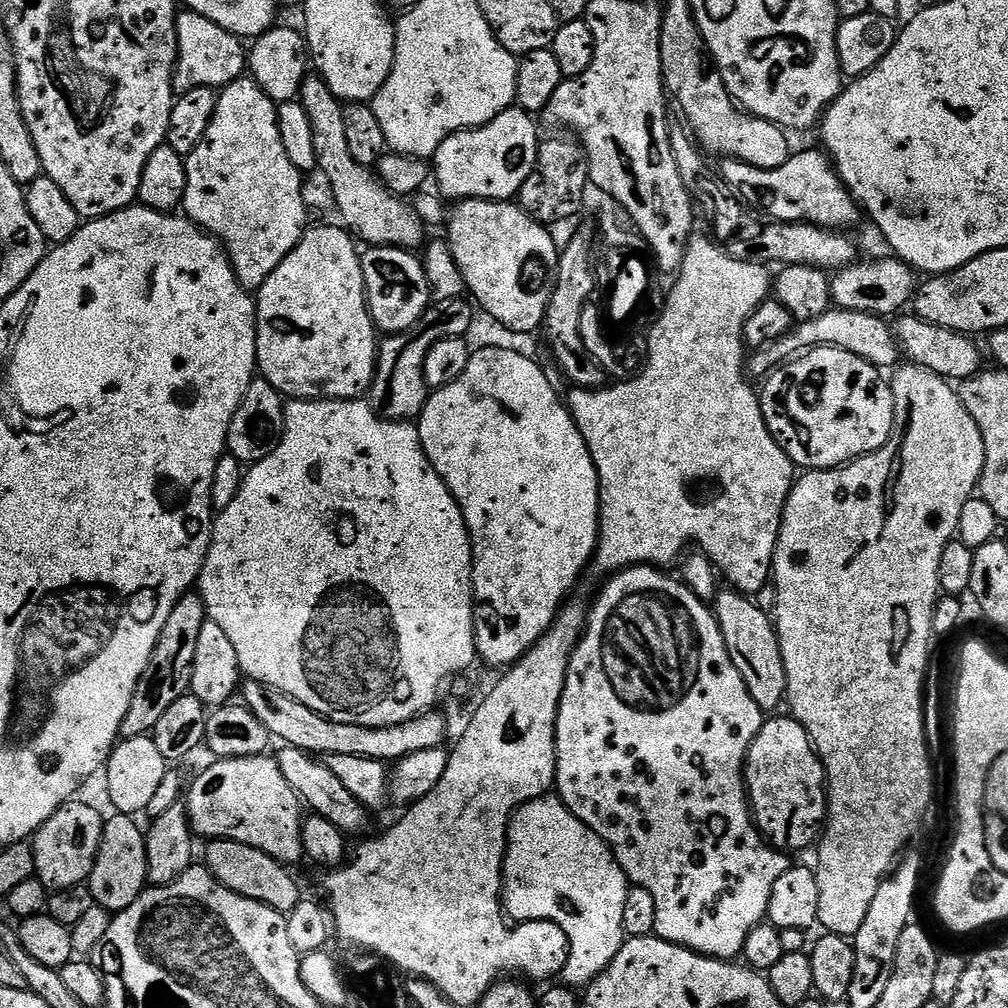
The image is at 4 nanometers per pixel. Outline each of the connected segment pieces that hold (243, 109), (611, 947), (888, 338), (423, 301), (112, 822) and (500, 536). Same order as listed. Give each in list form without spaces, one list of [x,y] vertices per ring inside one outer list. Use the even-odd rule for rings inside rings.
[[[241,78],[234,81],[233,84],[226,85],[218,95],[218,106],[214,110],[214,118],[210,118],[206,138],[202,138],[202,142],[198,142],[196,149],[184,161],[186,166],[186,194],[182,208],[187,219],[203,228],[211,236],[216,237],[224,245],[224,251],[232,260],[232,269],[236,271],[236,277],[239,278],[240,284],[249,290],[259,290],[266,282],[266,278],[270,278],[270,274],[274,274],[274,270],[288,257],[290,250],[294,250],[294,246],[298,246],[298,242],[303,238],[310,224],[308,208],[304,205],[304,184],[300,181],[303,180],[302,173],[296,169],[294,162],[290,162],[290,154],[286,154],[286,146],[282,144],[282,134],[278,128],[276,109],[277,105],[272,103],[272,99],[251,78]]]
[[[549,794],[540,796],[536,800],[526,802],[517,808],[511,822],[508,823],[508,848],[504,852],[504,874],[502,877],[502,903],[504,911],[513,921],[523,922],[526,920],[549,920],[558,926],[562,926],[562,930],[566,934],[566,938],[570,942],[570,954],[566,958],[566,966],[562,973],[562,980],[565,985],[587,986],[593,980],[598,979],[600,975],[610,966],[610,962],[614,962],[614,958],[618,954],[618,950],[622,950],[625,942],[624,927],[622,926],[622,909],[626,903],[626,894],[630,887],[630,881],[627,874],[622,870],[622,866],[618,866],[616,855],[609,848],[608,843],[604,841],[598,834],[594,834],[594,830],[590,830],[590,826],[586,826],[577,818],[565,804],[560,801],[559,795]]]
[[[833,306],[826,314],[818,318],[799,321],[791,332],[787,332],[781,340],[776,340],[767,348],[753,351],[750,356],[751,375],[760,376],[759,378],[767,377],[777,368],[787,364],[790,358],[813,348],[841,348],[881,370],[895,369],[898,364],[898,359],[896,360],[898,345],[887,319],[869,312],[846,310]]]
[[[372,246],[367,251],[362,256],[364,289],[368,295],[368,312],[373,322],[384,334],[409,332],[434,300],[421,257],[406,248]]]
[[[113,813],[104,823],[103,842],[88,879],[96,905],[115,914],[128,909],[145,891],[147,885],[145,833],[127,813]]]
[[[477,347],[470,362],[466,362],[466,370],[462,370],[462,374],[454,378],[454,382],[435,389],[429,395],[426,406],[419,414],[418,427],[426,458],[454,494],[472,539],[472,605],[476,651],[481,661],[484,659],[486,663],[503,669],[521,660],[548,633],[562,605],[569,599],[568,591],[575,586],[576,579],[584,572],[584,567],[593,563],[596,542],[600,538],[600,479],[592,455],[568,410],[567,403],[562,402],[561,397],[560,400],[556,397],[556,388],[548,381],[547,374],[530,357],[523,356],[512,348]]]

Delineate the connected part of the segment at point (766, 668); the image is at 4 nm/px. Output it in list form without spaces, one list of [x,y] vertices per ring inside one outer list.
[[[735,590],[717,591],[714,601],[714,615],[720,623],[722,638],[726,642],[726,650],[730,654],[730,662],[742,674],[742,682],[746,682],[746,690],[758,702],[758,706],[766,714],[775,713],[779,703],[788,695],[788,679],[786,666],[782,662],[782,650],[776,637],[776,625],[773,617],[768,616],[756,605],[753,597],[745,596]]]

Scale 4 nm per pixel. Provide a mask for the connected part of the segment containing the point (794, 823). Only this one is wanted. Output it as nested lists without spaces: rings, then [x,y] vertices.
[[[791,716],[765,719],[762,730],[748,747],[748,758],[744,765],[744,778],[750,801],[750,811],[755,819],[756,827],[764,833],[773,848],[779,848],[785,853],[800,852],[817,843],[816,827],[825,823],[828,814],[828,790],[824,763],[806,730]]]

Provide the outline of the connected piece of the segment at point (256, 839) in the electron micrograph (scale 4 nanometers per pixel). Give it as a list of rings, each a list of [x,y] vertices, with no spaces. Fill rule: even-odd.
[[[275,755],[247,756],[246,758],[217,759],[196,781],[191,781],[186,792],[188,816],[192,819],[192,830],[197,837],[208,836],[218,840],[233,840],[246,846],[254,846],[280,864],[295,866],[305,859],[302,846],[302,801],[296,791],[286,782]]]

